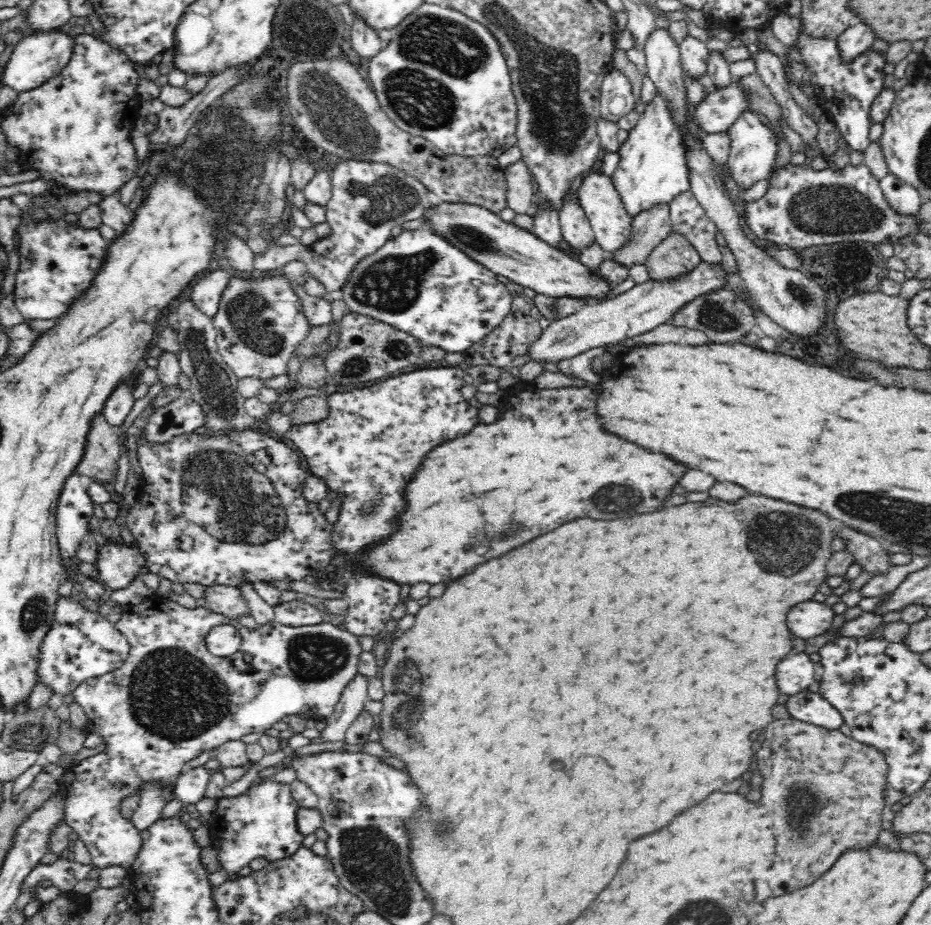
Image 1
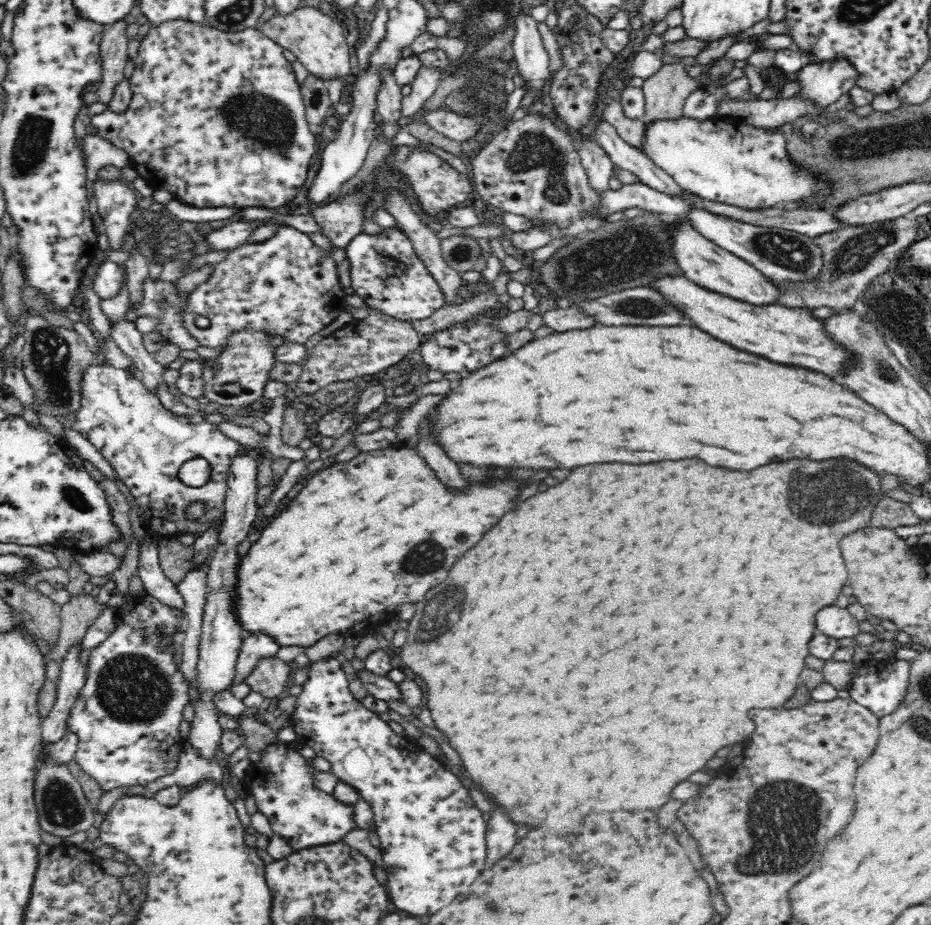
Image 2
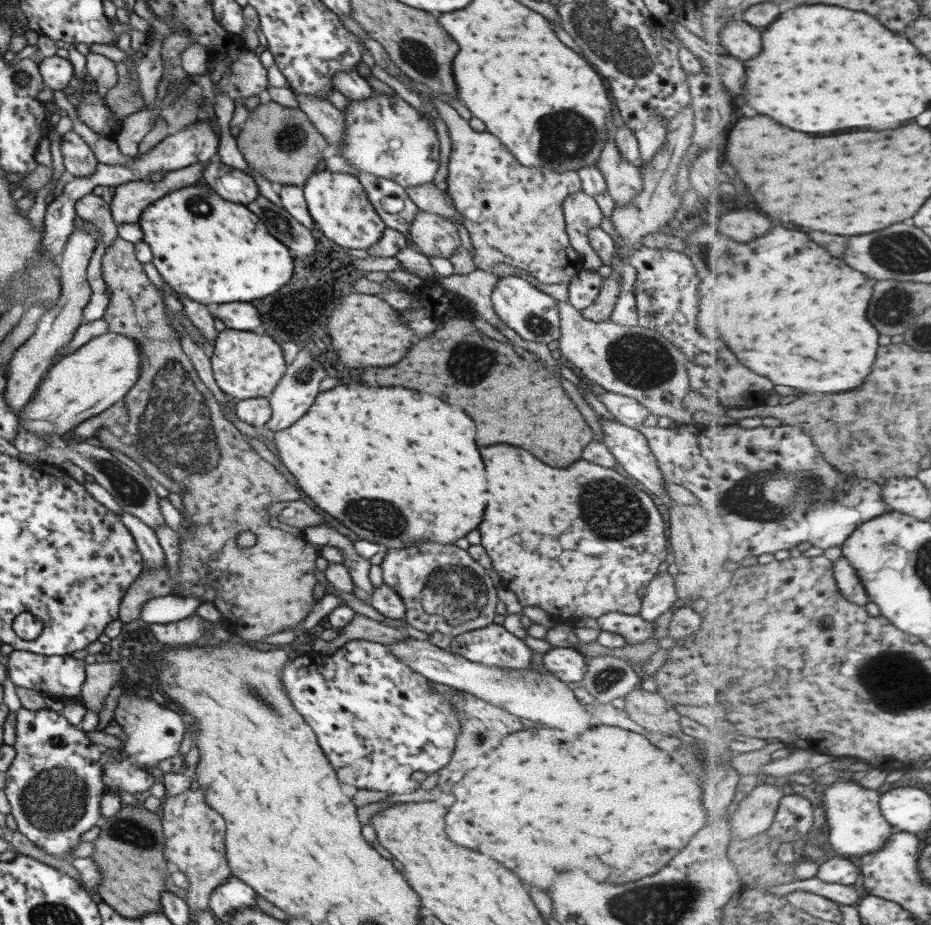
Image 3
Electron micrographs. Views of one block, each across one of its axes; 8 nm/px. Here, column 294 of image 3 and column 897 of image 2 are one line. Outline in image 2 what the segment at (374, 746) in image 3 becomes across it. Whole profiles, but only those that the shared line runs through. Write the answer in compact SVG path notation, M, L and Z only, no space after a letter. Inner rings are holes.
M894 657L892 660L869 661L857 666L854 678L846 690L854 702L872 711L879 719L891 715L905 699L909 687L909 672L912 662Z

